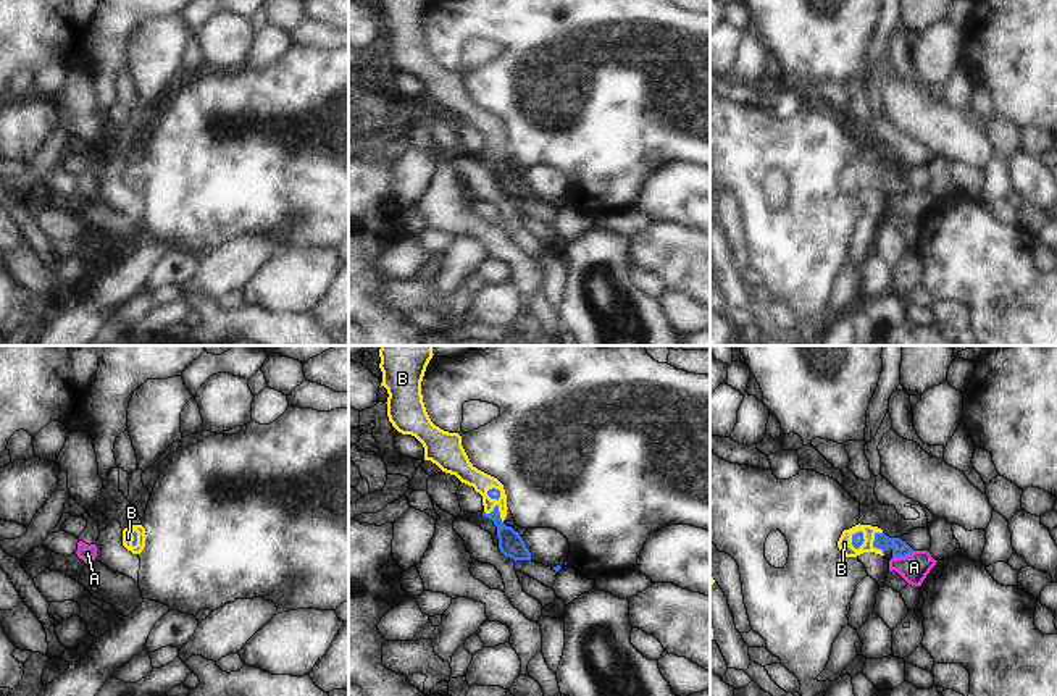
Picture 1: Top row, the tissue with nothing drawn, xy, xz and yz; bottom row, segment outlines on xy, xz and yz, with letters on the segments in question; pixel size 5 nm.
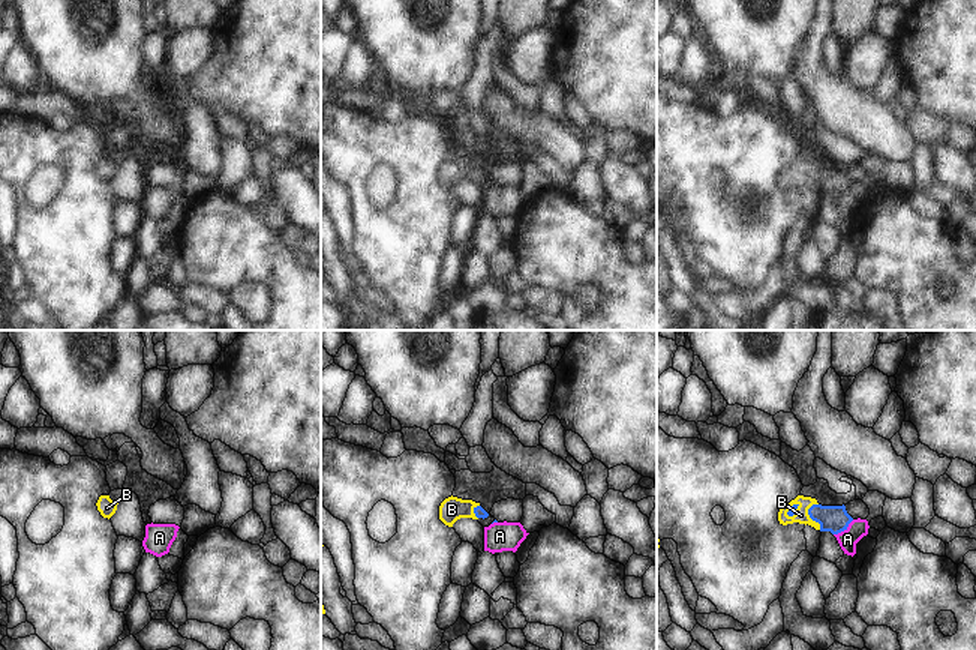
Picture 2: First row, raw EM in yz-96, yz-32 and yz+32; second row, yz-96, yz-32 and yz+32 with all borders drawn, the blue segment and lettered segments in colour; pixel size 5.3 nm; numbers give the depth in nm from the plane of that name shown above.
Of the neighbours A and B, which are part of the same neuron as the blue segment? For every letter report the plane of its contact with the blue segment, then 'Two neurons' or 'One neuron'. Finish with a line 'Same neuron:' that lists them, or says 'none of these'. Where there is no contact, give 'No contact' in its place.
A: Touches blue in yz. Two neurons
B: Touches blue in yz. One neuron
Same neuron: B.

